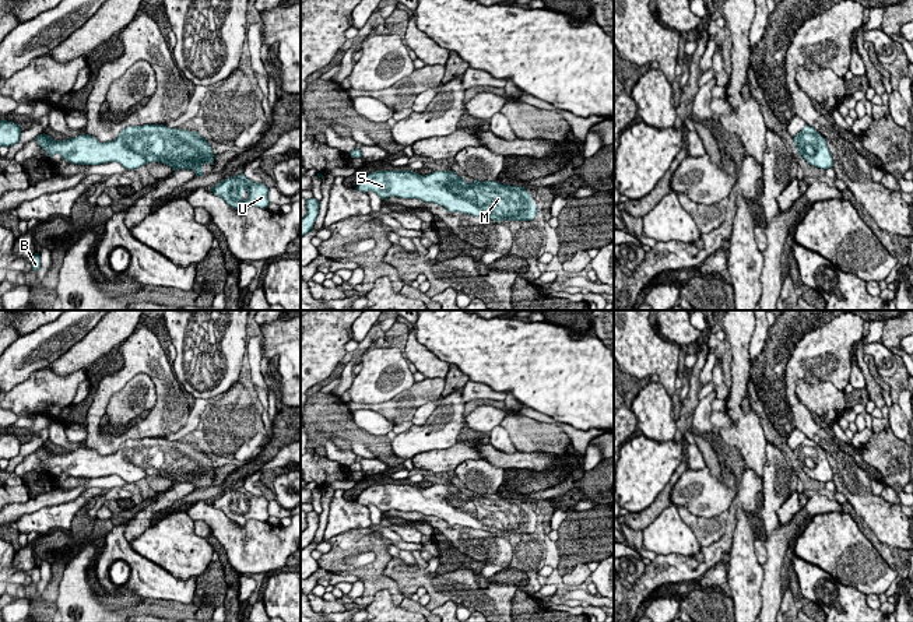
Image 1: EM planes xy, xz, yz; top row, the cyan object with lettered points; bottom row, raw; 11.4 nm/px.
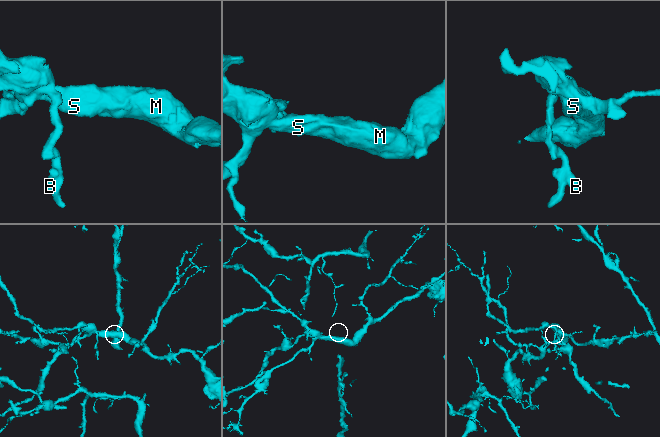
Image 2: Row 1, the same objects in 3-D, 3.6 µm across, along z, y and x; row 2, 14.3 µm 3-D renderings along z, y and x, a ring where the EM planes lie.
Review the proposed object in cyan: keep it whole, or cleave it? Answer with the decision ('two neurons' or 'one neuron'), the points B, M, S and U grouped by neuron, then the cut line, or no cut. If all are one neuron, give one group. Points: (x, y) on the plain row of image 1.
one neuron; groups B M S U; cut none

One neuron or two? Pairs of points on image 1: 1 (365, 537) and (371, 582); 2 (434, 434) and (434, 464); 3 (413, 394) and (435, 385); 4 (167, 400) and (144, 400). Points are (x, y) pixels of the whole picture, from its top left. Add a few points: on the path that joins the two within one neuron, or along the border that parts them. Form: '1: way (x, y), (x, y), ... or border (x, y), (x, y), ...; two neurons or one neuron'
1: way (376, 548), (379, 551), (379, 563), (375, 570); one neuron
2: border (457, 440), (448, 447), (420, 452), (411, 457); two neurons
3: way (418, 394), (429, 390); one neuron
4: border (143, 372), (155, 392), (155, 404), (148, 411); two neurons

